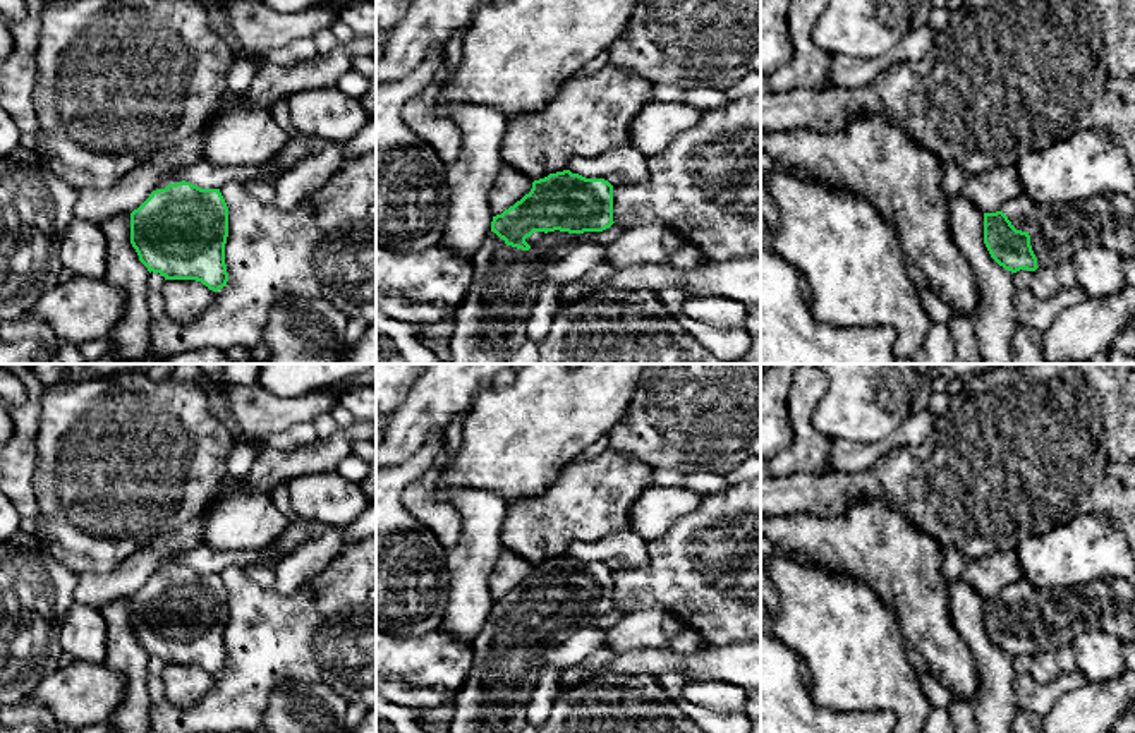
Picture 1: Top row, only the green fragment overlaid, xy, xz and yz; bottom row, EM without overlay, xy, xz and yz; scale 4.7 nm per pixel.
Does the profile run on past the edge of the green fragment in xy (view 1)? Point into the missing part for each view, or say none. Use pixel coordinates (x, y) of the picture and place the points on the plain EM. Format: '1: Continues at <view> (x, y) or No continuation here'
1: Continues at xy (170, 565)

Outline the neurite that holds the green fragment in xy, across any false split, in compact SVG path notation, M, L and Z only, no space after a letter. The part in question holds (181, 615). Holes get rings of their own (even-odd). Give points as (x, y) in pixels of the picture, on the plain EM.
M168 563L130 597L130 628L139 645L165 664L196 664L209 675L227 671L225 628L228 592L220 573L201 573L180 563Z

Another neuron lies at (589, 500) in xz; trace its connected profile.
M608 448L592 460L574 458L537 496L513 500L501 525L503 549L532 565L563 556L574 542L596 542L628 529L634 503L652 486L654 469Z

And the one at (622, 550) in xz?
M627 529L596 542L574 542L567 554L586 563L604 563L616 572L644 565L647 561L647 541Z

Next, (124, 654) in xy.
M118 599L103 606L108 627L108 651L105 663L122 673L127 688L124 700L110 721L113 733L148 733L153 702L148 688L148 652L139 645L130 628L130 599Z

